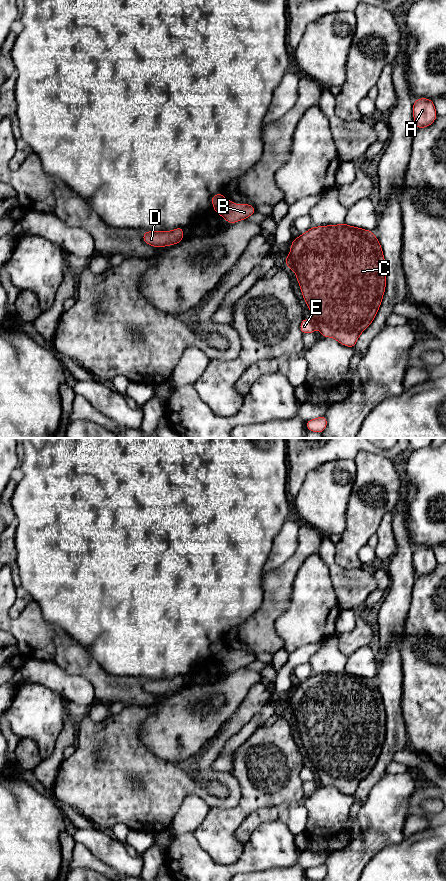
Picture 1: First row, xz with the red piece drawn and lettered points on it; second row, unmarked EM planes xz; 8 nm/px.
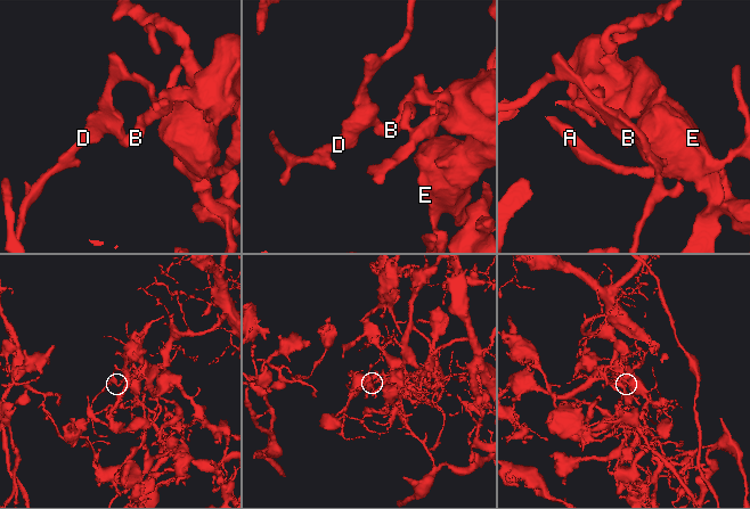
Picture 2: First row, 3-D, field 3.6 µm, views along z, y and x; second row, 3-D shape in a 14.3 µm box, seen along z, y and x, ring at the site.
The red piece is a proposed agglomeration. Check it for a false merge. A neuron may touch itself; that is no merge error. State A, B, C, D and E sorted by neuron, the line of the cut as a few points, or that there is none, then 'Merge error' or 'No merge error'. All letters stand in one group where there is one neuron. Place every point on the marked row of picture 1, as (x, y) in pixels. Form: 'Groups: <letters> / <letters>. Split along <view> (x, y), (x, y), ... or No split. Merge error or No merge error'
Groups: A D E / B C. Split along xz (225, 199), (214, 206). Merge error

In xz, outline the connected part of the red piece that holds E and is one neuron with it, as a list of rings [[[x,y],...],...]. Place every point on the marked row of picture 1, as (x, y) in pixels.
[[[304,318],[302,322],[300,323],[300,330],[302,334],[307,334],[307,333],[314,333],[317,325],[315,321],[308,320]]]

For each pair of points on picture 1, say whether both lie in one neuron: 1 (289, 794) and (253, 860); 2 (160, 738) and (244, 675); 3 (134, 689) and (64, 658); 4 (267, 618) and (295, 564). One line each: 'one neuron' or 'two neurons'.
1: two neurons
2: one neuron
3: one neuron
4: one neuron

